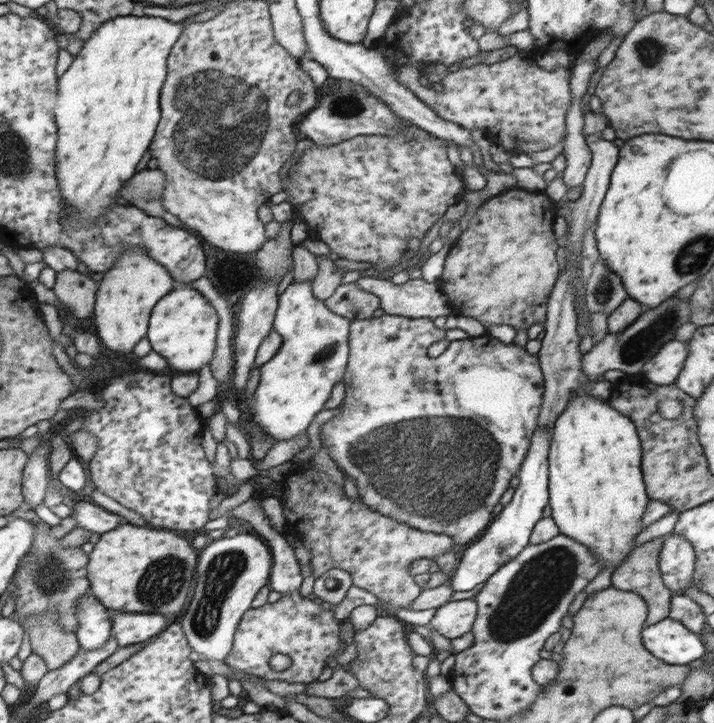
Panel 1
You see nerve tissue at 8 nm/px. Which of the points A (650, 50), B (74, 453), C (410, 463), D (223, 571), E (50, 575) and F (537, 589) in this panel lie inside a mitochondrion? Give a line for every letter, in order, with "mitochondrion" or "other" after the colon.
A: mitochondrion
B: other
C: mitochondrion
D: mitochondrion
E: mitochondrion
F: mitochondrion

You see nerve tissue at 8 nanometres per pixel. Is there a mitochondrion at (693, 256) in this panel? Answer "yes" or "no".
yes

